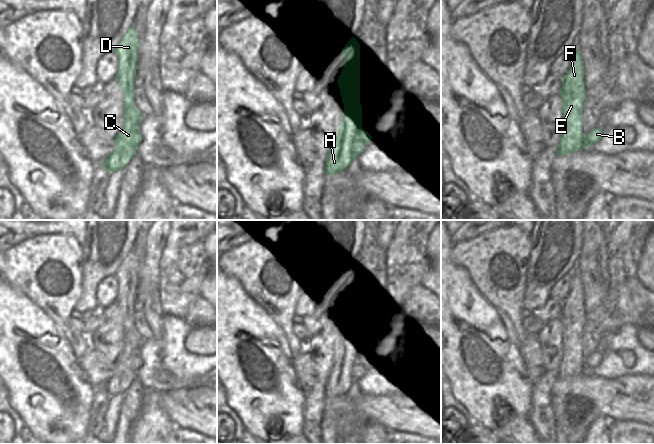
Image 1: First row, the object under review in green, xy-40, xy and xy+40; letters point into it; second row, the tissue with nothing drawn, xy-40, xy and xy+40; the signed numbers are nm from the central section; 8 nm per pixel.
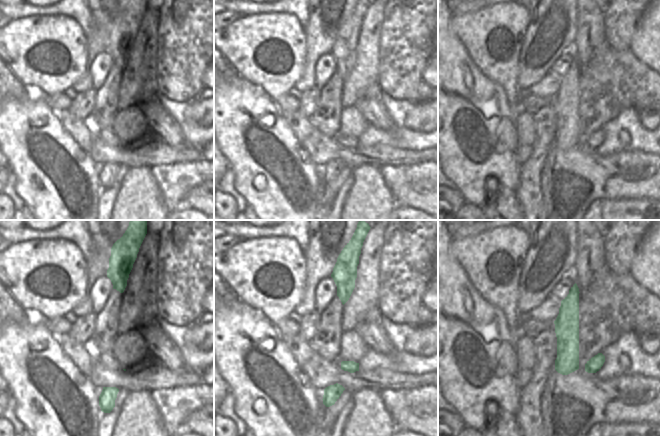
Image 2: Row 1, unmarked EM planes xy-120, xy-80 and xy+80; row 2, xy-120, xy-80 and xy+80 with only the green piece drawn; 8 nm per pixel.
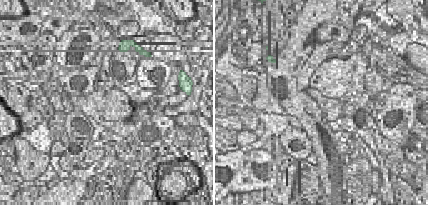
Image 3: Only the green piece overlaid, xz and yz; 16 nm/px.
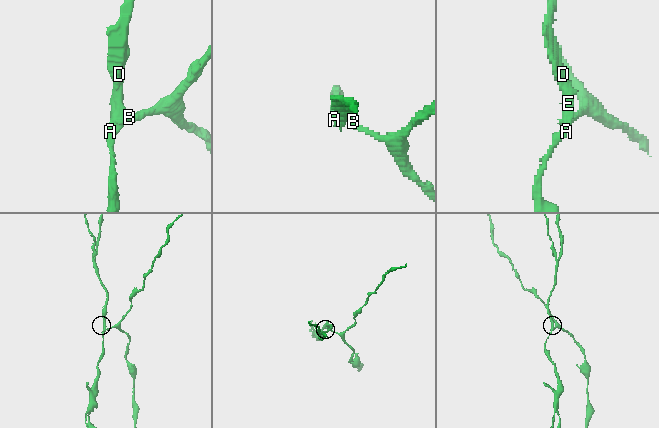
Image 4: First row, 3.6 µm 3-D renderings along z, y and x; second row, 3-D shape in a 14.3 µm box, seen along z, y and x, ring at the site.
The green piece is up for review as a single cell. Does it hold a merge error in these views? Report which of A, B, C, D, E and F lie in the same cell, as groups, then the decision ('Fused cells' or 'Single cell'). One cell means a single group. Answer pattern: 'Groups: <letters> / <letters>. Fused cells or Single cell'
Groups: A C D E F / B. Fused cells

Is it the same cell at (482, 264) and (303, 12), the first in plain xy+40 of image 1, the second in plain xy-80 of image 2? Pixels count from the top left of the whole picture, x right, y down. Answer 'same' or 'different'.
different

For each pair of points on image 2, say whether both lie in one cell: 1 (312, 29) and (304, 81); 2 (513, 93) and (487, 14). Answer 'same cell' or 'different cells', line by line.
1: same cell
2: same cell

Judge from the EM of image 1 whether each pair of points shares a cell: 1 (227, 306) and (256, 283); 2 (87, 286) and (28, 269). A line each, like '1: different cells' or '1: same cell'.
1: different cells
2: different cells

